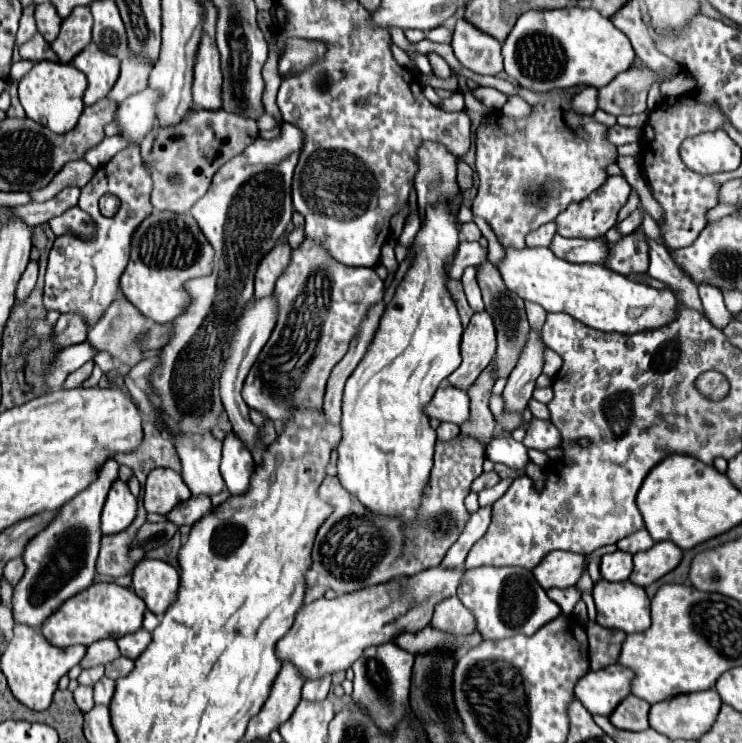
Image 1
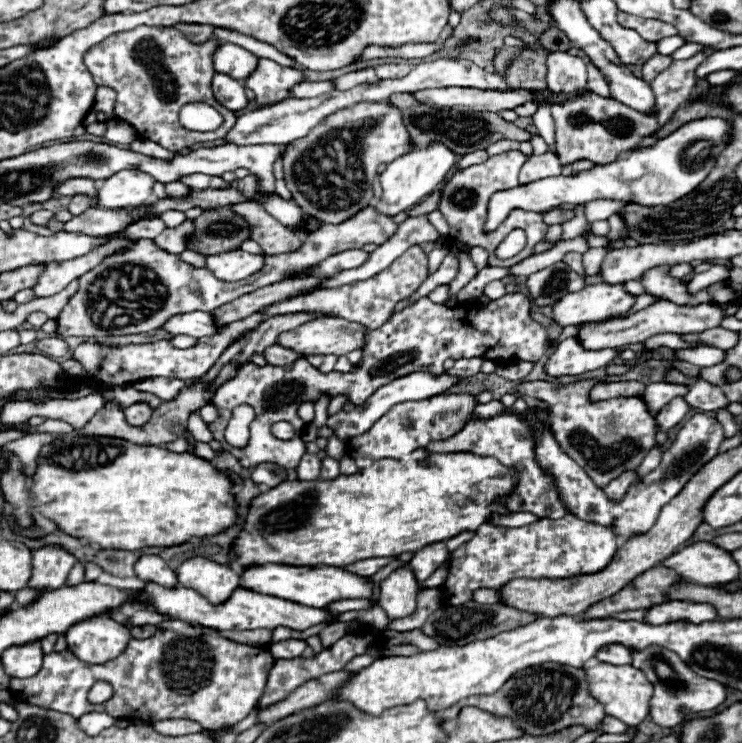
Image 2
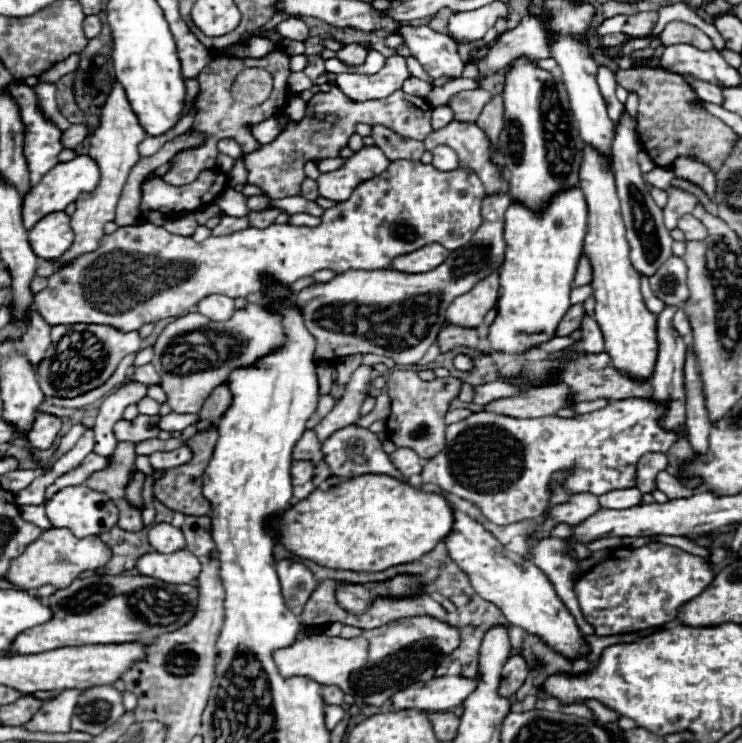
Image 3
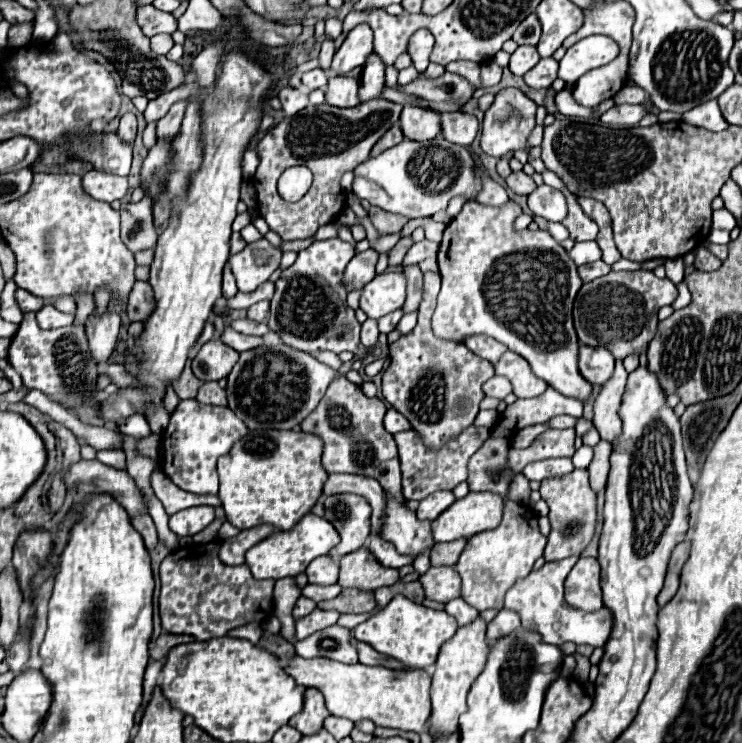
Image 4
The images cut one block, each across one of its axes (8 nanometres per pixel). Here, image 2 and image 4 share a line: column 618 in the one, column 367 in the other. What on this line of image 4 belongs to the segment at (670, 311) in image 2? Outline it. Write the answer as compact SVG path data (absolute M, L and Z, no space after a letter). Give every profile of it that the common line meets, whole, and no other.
M368 318L364 324L362 324L362 334L360 334L360 340L362 340L362 344L366 346L366 348L372 348L374 344L376 344L376 340L378 340L378 324L376 324L376 320L372 320L372 318Z

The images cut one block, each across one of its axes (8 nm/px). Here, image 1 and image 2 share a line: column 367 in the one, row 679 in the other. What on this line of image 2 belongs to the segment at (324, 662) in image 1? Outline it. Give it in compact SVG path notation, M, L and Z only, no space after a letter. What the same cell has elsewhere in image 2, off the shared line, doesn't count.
M600 662L598 666L586 670L588 674L588 684L590 684L590 694L604 704L604 712L608 716L614 716L622 720L628 726L638 726L650 710L650 698L654 694L654 684L646 678L646 674L634 666L614 666Z

